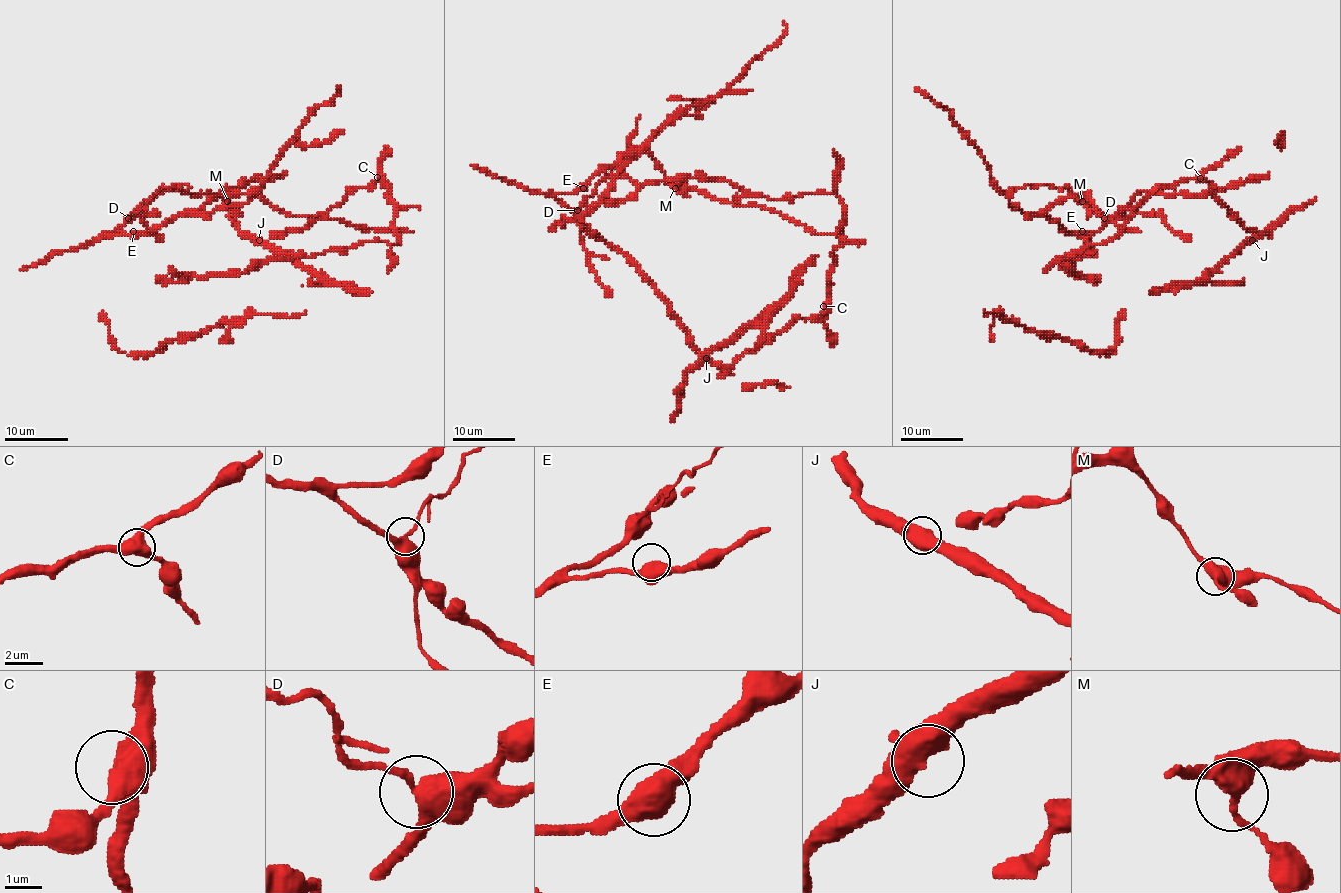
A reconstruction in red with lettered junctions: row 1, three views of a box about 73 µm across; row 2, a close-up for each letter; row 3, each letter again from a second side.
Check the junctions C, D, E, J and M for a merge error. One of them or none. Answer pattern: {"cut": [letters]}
{"cut": ["D"]}

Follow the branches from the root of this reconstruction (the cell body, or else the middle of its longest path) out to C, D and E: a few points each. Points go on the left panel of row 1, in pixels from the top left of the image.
C: (298, 215), (335, 218), (368, 229), (392, 229), (396, 207), (388, 199), (388, 190), (382, 179), (377, 177)
D: (298, 215), (276, 210), (254, 194), (225, 194), (149, 231), (105, 236), (129, 218)
E: (298, 215), (276, 210), (254, 194), (225, 194), (211, 198), (200, 209), (182, 212), (144, 232), (133, 231)

